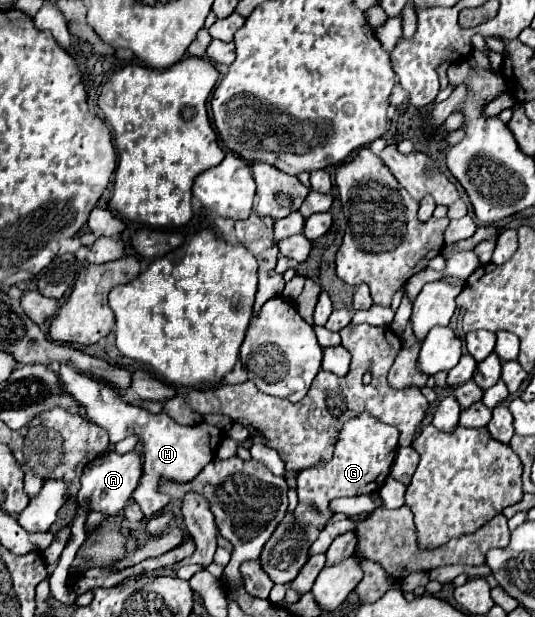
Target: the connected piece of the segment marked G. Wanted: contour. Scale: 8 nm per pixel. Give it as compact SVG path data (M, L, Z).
M360 412L342 426L332 460L314 468L306 468L298 474L298 506L294 512L286 512L284 520L278 524L260 554L260 566L274 584L290 584L298 576L298 570L302 570L302 566L310 558L308 550L312 542L318 538L318 532L326 526L326 522L334 516L334 512L330 512L330 502L334 498L370 494L382 488L390 474L396 448L398 430L376 420L368 412Z

